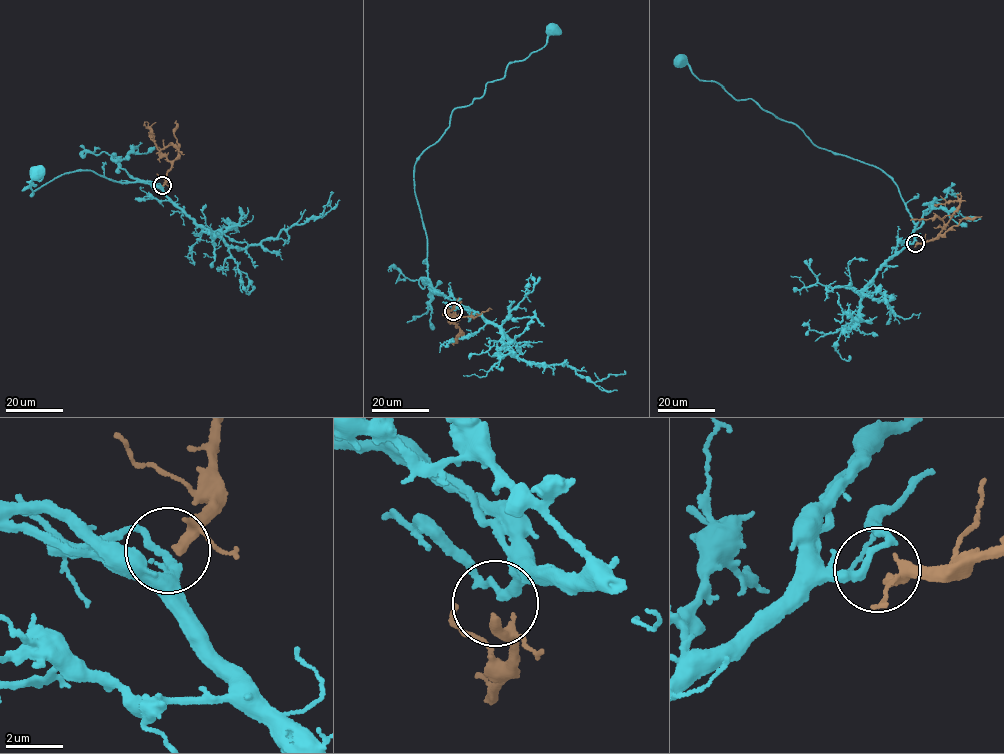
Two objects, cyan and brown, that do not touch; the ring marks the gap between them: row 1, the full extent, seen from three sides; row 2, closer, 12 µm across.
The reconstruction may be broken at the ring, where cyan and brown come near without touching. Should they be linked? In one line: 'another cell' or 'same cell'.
same cell

